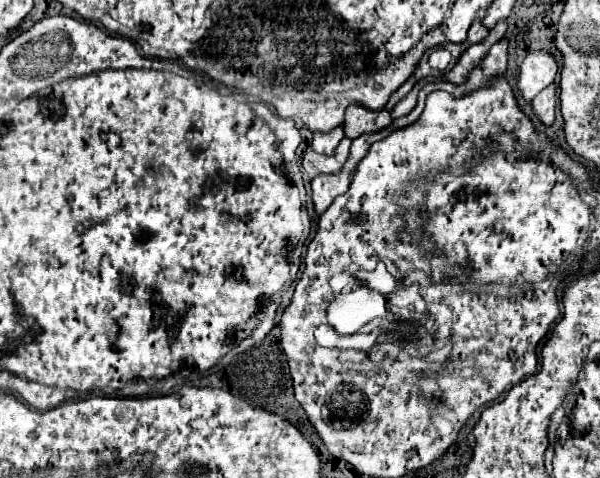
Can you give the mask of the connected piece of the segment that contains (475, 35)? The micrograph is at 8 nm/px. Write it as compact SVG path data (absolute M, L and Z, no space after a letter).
M475 22L475 24L469 28L469 38L461 44L461 46L463 46L461 52L465 52L465 50L467 50L469 46L473 46L473 44L479 44L487 34L489 34L489 30L487 30L481 22Z

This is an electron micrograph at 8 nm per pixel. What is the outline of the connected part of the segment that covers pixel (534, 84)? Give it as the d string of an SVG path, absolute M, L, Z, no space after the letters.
M539 50L527 54L527 58L519 68L519 78L517 78L517 88L521 96L527 102L531 102L543 88L555 82L557 72L559 72L557 62L549 52Z

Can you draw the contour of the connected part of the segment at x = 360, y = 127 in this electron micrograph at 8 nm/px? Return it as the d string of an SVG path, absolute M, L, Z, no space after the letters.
M347 108L343 130L349 140L355 140L361 134L379 132L379 130L387 128L391 122L393 122L393 118L385 110L369 112L367 108Z

